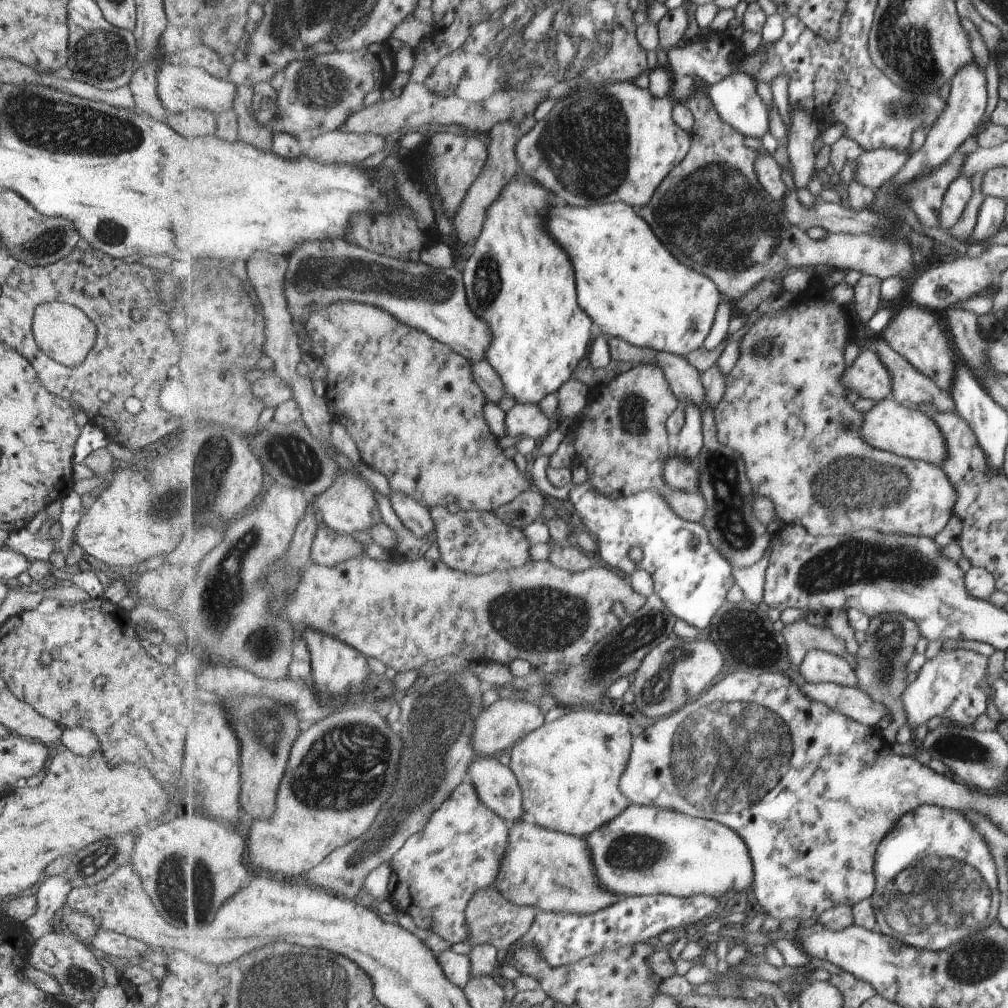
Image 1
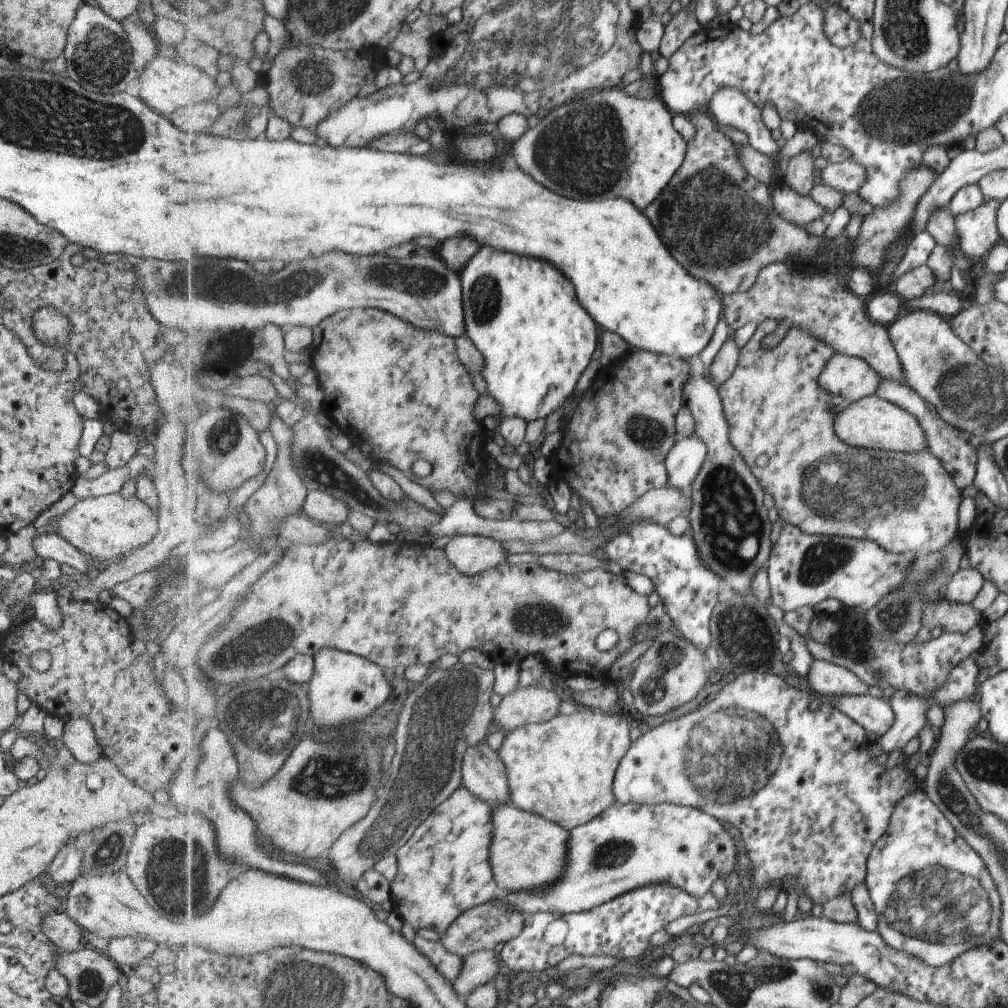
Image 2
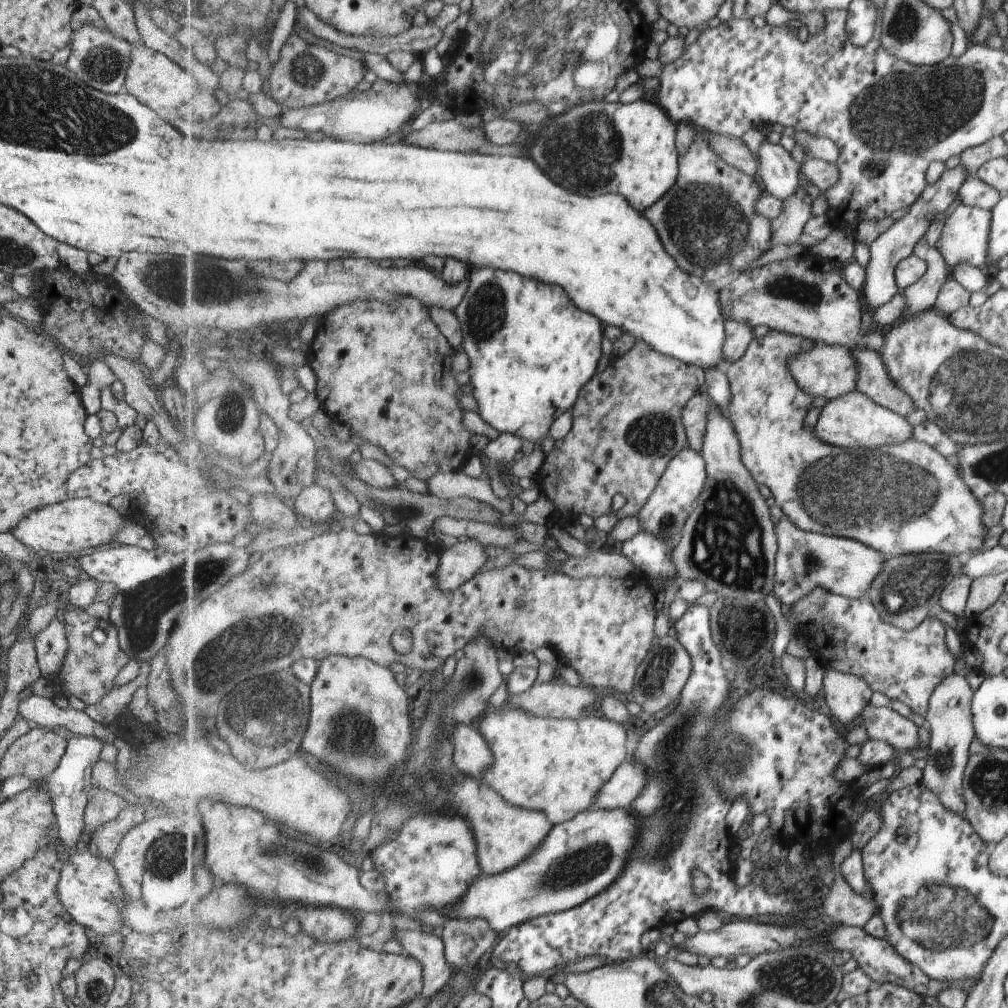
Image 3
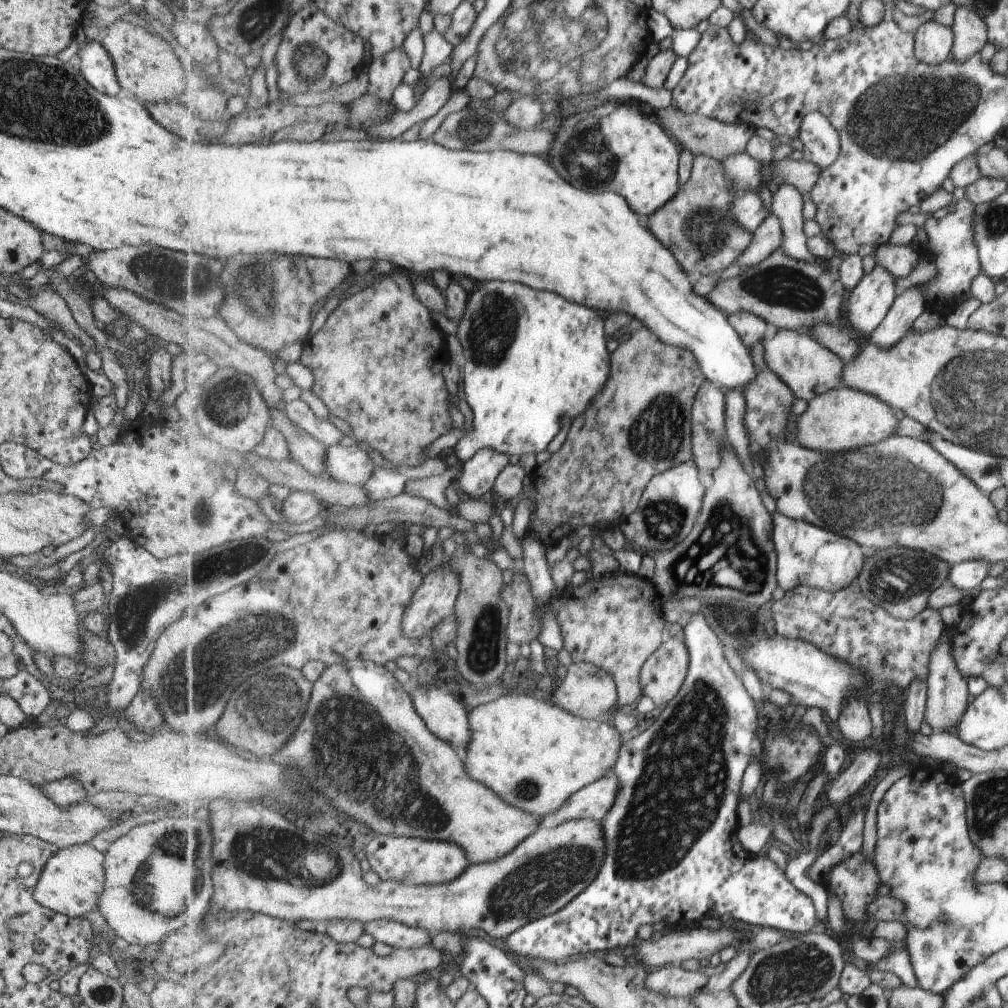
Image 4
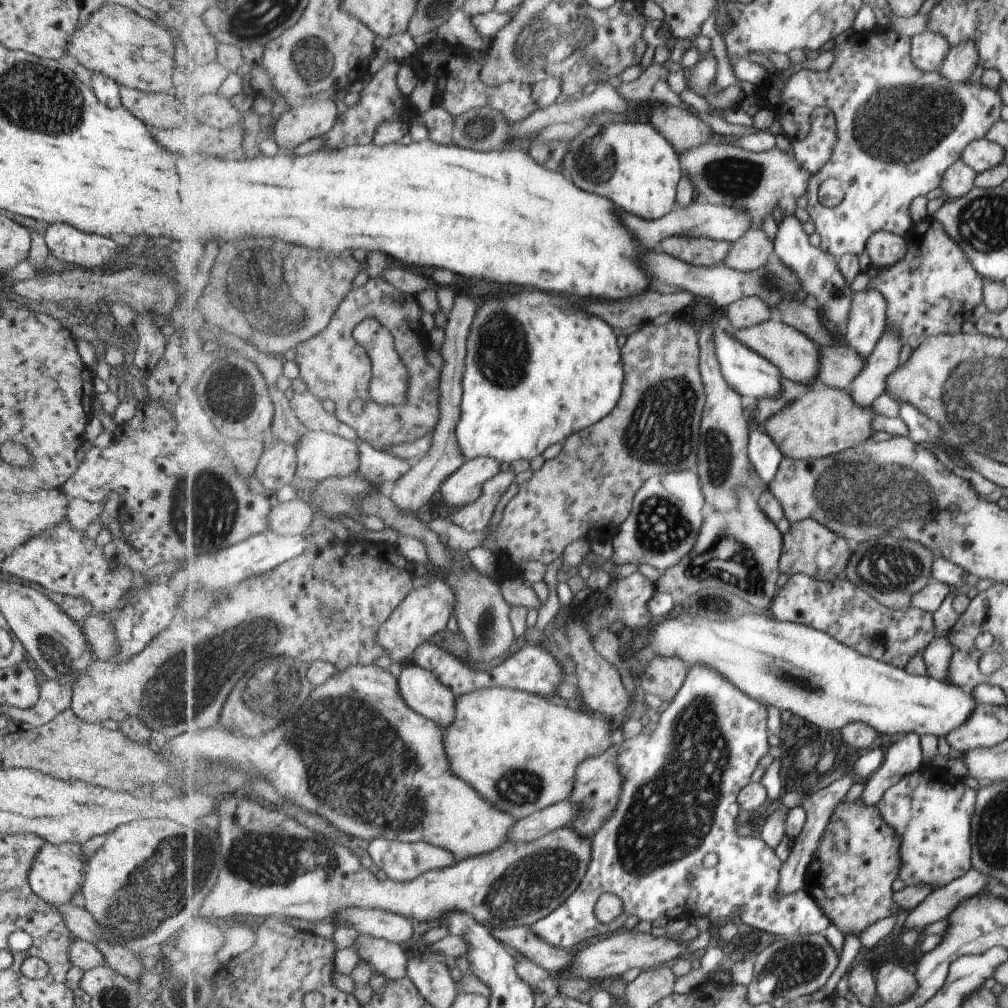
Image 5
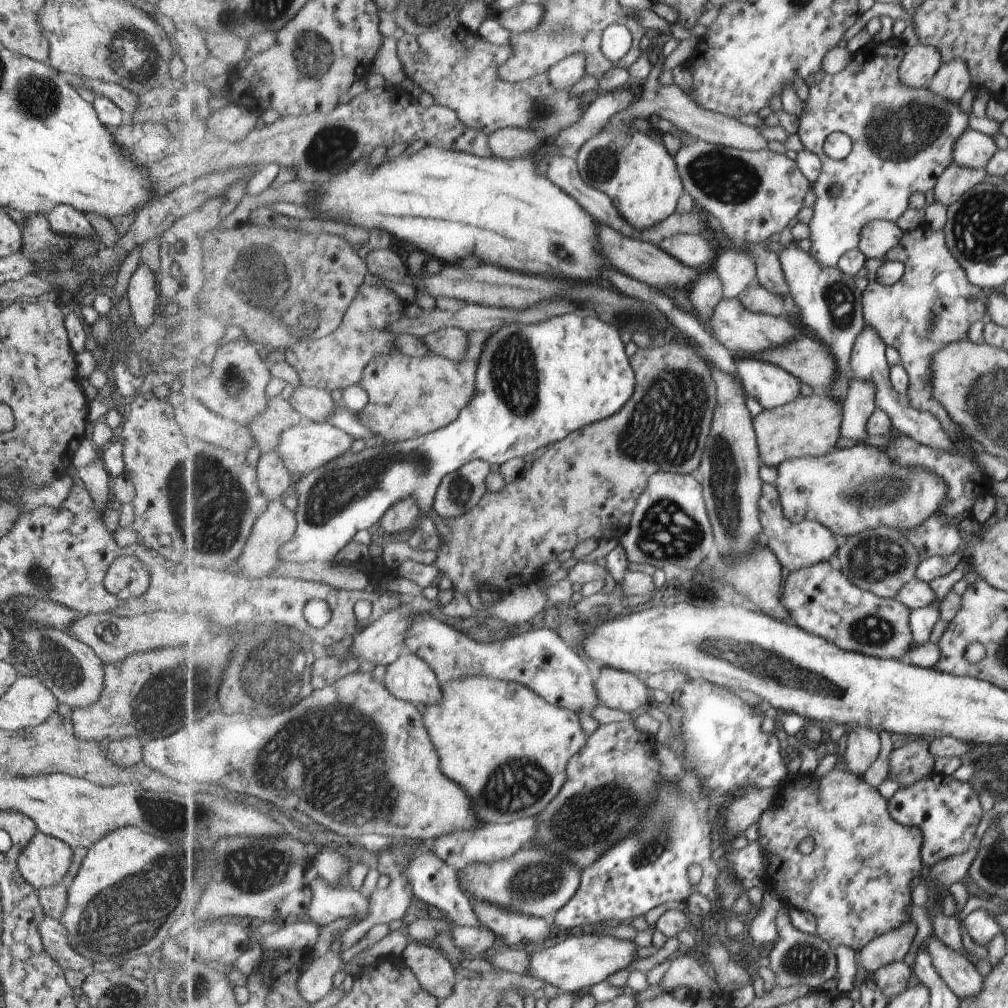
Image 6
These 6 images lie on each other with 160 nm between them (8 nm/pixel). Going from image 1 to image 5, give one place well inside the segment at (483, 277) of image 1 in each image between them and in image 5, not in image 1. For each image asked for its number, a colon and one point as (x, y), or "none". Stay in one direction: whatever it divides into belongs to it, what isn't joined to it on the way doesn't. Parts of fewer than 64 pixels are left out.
2: (523, 314)
3: (531, 351)
4: (531, 358)
5: (538, 369)

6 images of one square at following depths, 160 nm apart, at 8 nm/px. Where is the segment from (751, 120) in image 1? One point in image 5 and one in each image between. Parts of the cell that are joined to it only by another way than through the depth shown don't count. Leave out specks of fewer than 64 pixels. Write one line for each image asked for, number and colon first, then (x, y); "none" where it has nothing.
2: (730, 106)
3: (779, 171)
4: (788, 205)
5: (824, 283)

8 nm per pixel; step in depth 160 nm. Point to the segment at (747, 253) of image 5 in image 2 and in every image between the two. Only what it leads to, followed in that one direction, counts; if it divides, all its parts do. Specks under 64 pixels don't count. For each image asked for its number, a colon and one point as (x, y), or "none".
2: (801, 171)
3: (798, 209)
4: (769, 237)

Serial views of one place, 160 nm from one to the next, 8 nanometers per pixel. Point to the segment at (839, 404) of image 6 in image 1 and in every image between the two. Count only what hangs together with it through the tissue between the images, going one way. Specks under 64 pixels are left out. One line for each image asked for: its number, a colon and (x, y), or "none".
1: (887, 426)
2: (872, 423)
3: (853, 421)
4: (843, 419)
5: (825, 421)

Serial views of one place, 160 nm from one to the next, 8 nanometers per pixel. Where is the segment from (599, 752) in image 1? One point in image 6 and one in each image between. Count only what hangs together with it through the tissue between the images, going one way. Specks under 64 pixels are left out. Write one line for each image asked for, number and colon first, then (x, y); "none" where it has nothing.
2: (564, 770)
3: (559, 766)
4: (536, 755)
5: (520, 751)
6: (511, 747)

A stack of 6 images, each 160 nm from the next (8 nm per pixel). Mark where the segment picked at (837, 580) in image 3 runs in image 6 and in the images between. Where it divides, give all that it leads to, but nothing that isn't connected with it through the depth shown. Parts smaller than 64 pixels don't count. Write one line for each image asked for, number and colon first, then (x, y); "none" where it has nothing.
4: (810, 555)
5: (811, 548)
6: (798, 545)

